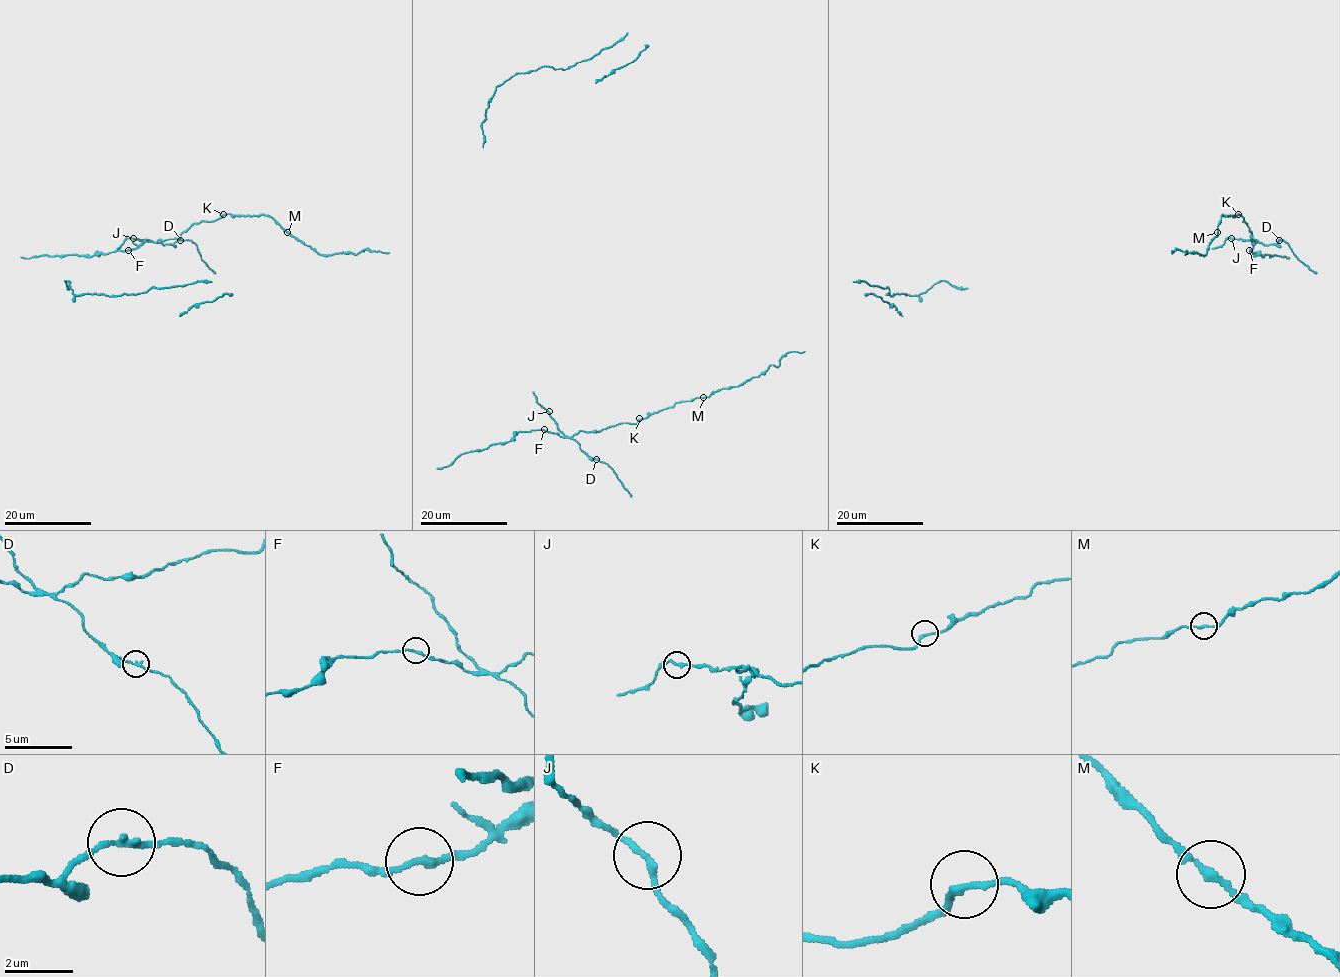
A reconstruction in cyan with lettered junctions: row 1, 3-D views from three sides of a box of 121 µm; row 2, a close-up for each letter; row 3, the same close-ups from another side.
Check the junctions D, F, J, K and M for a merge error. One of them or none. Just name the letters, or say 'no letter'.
no letter

